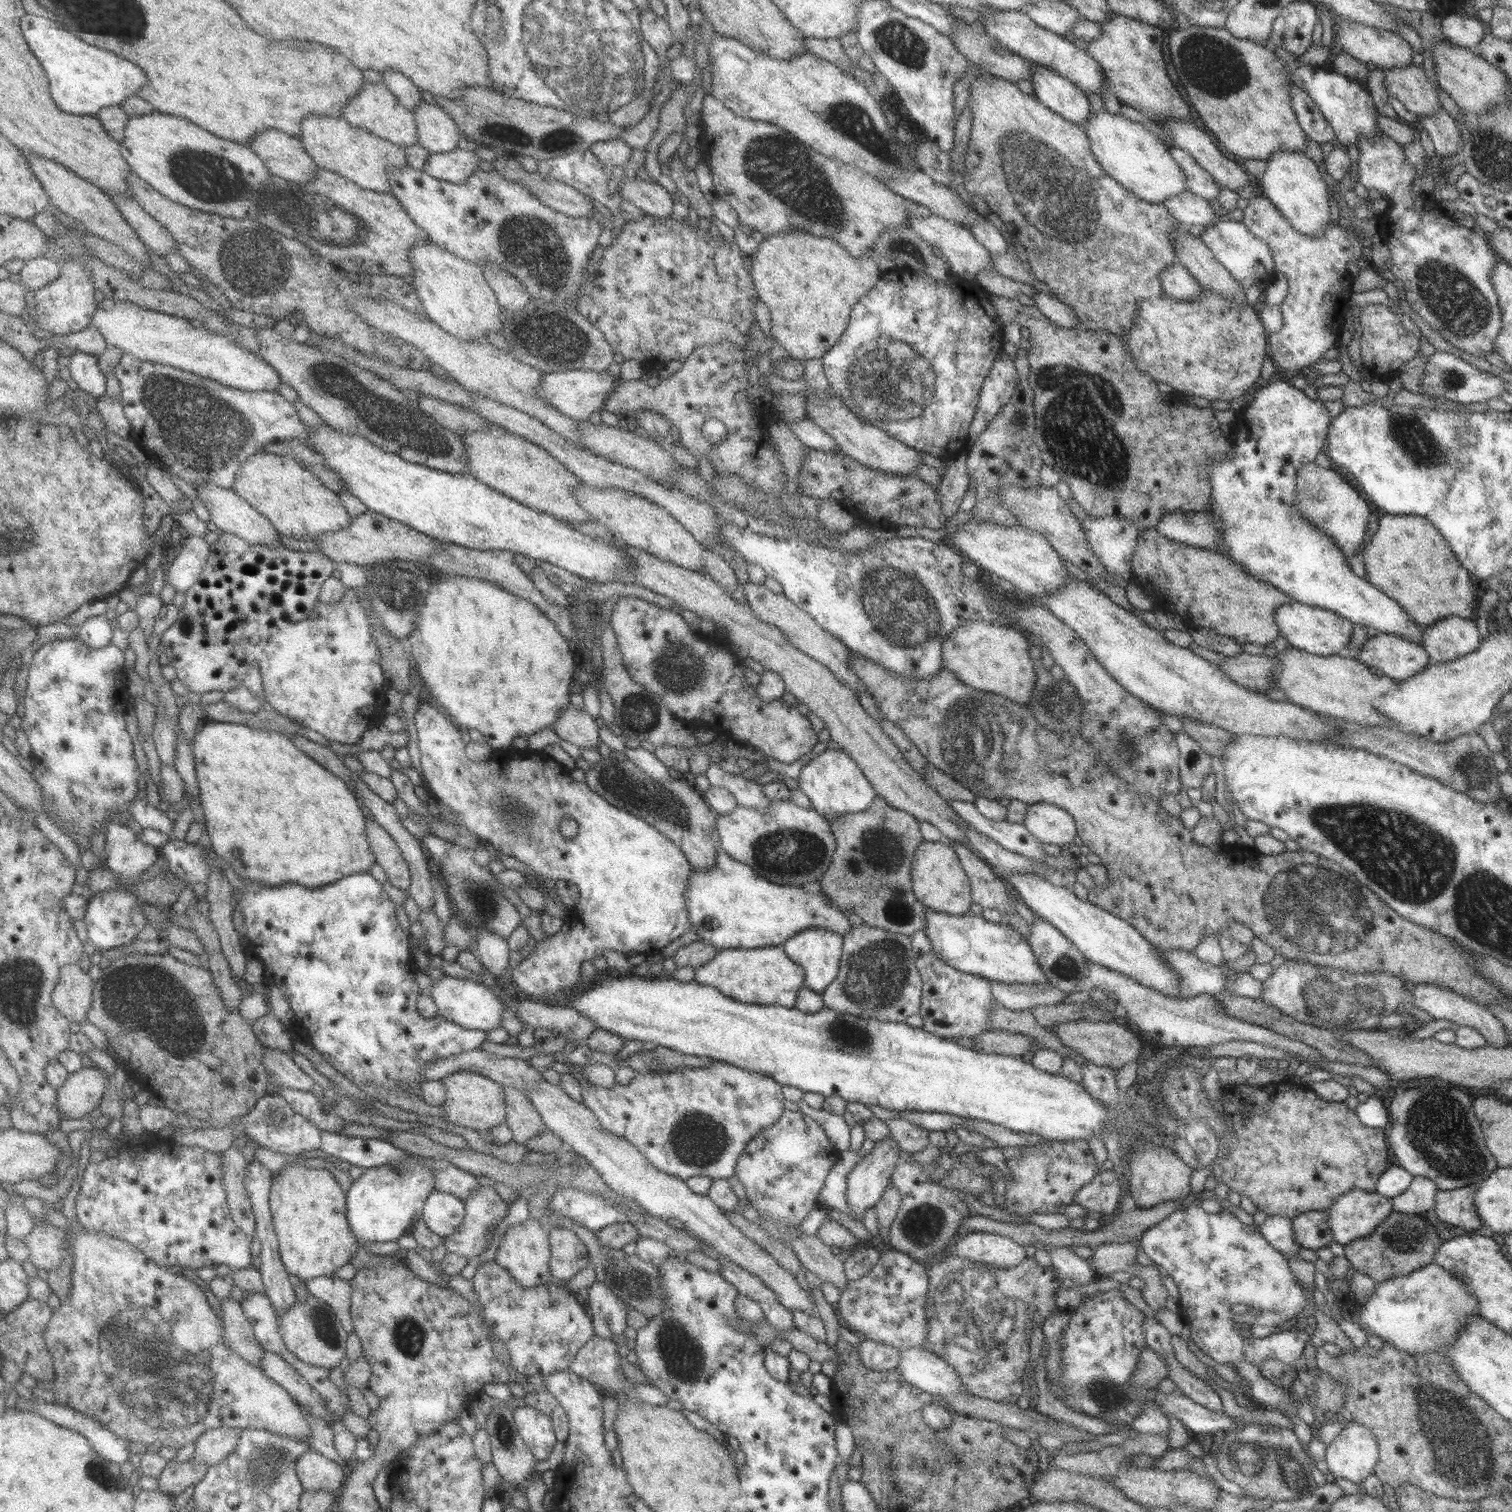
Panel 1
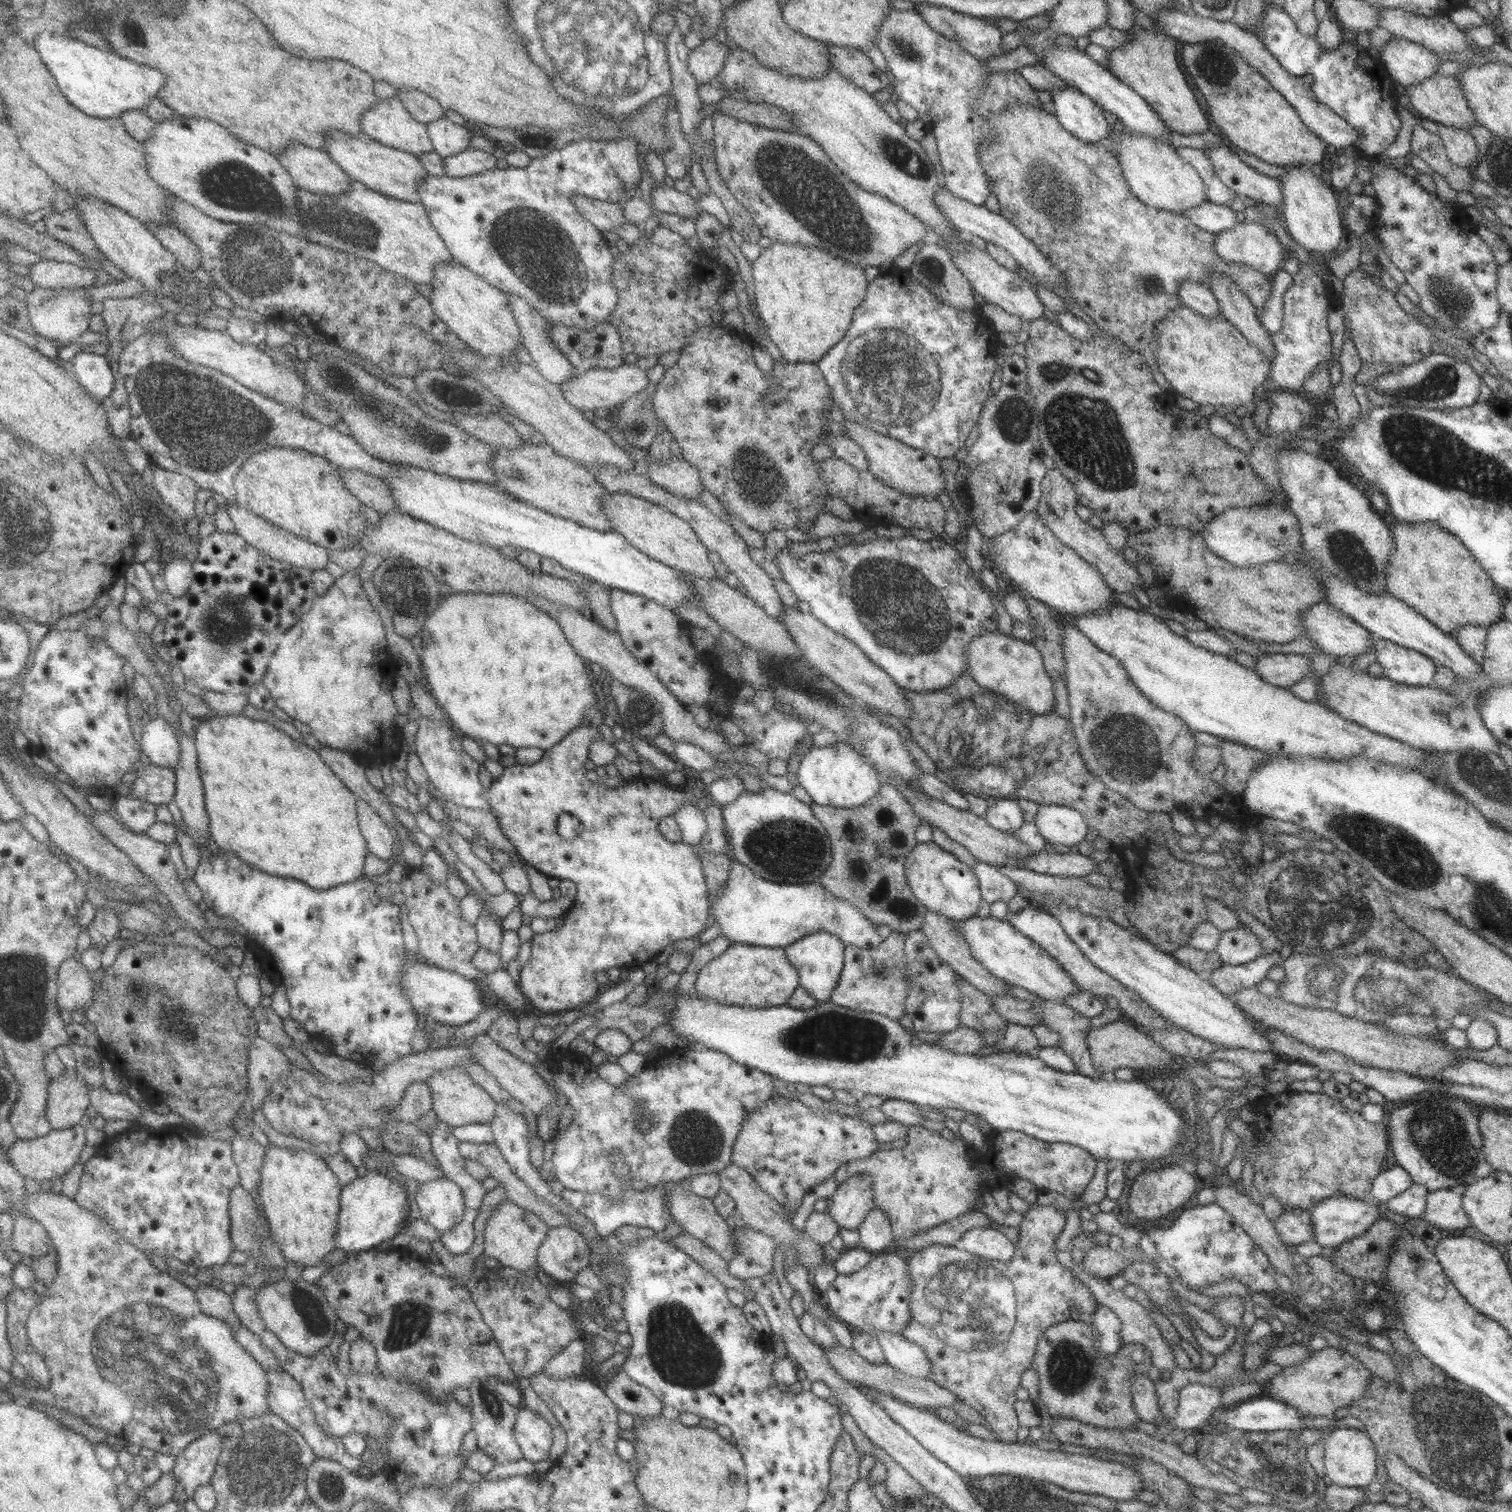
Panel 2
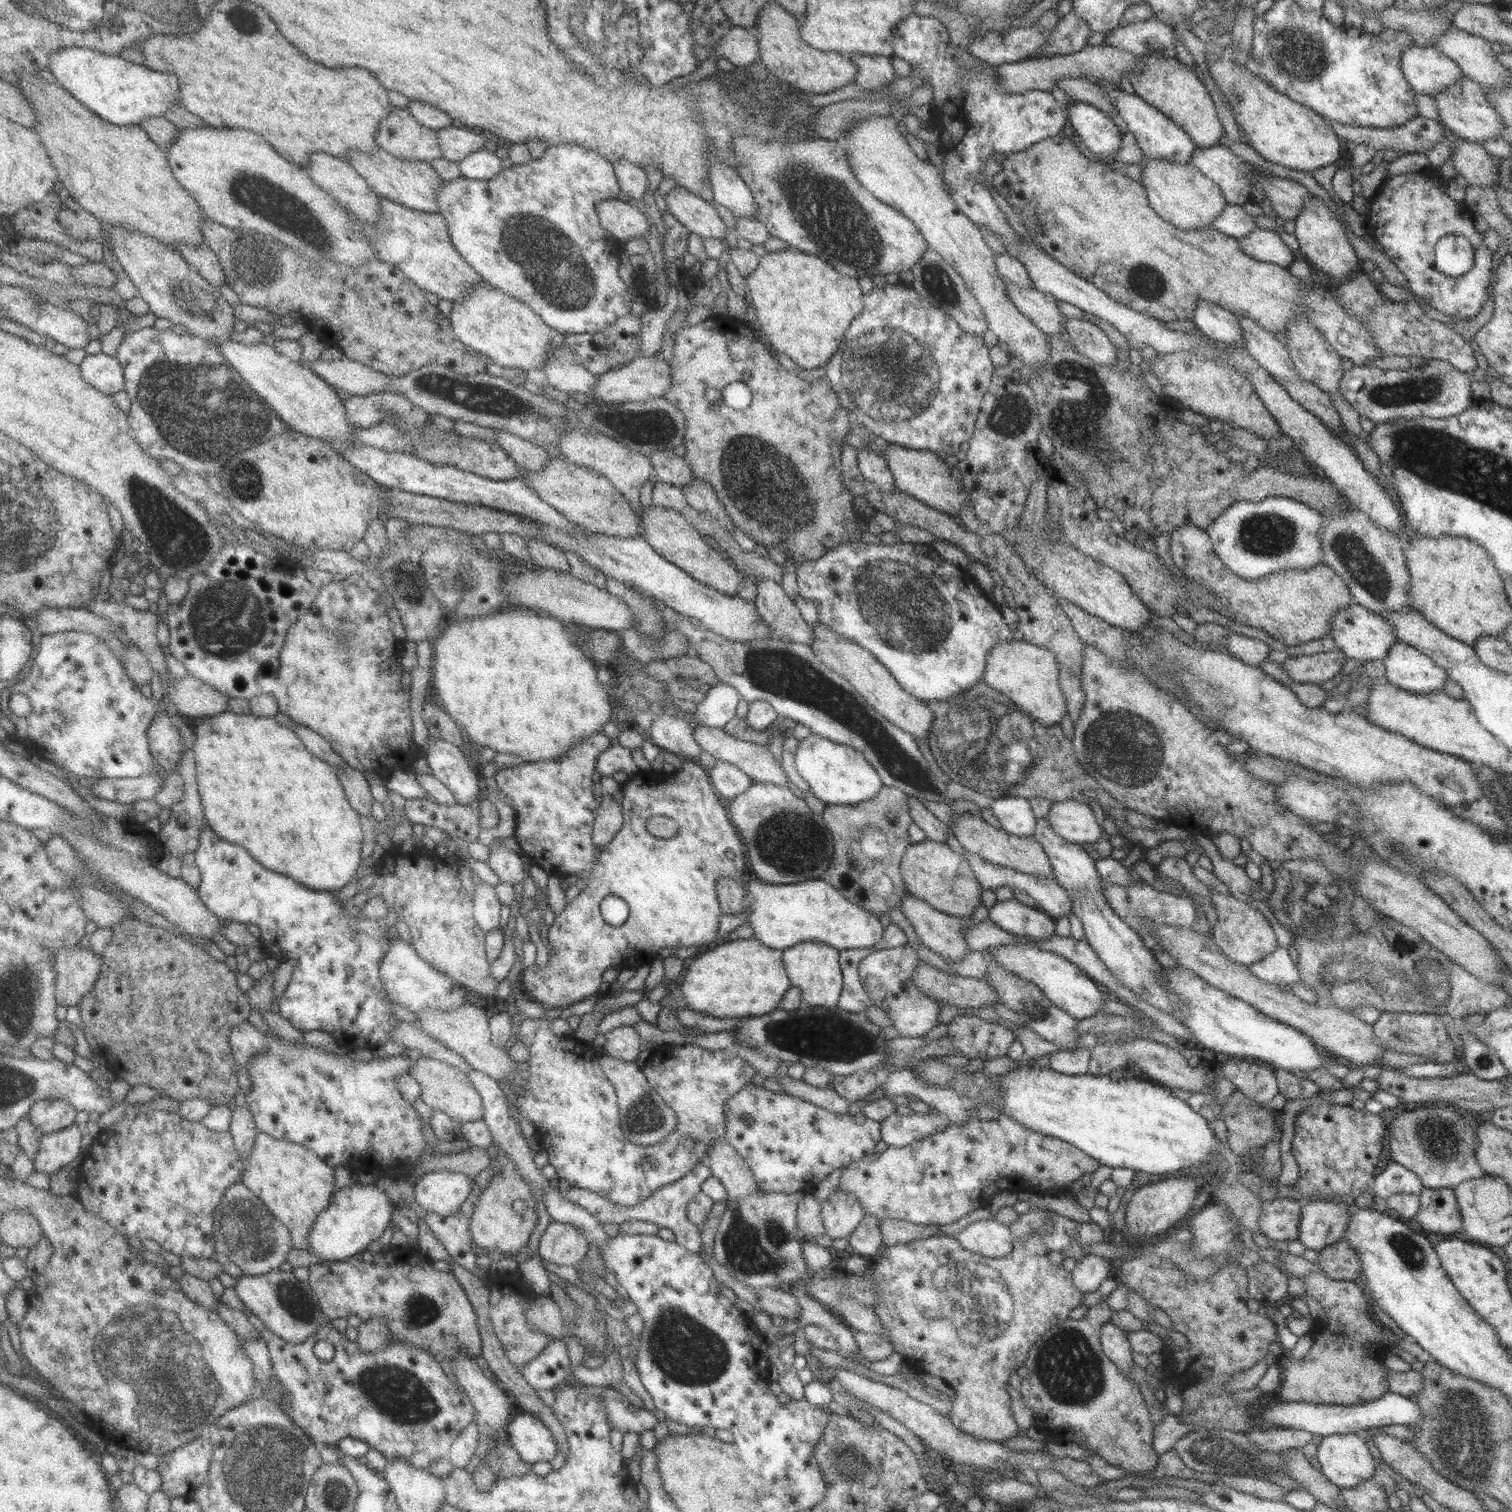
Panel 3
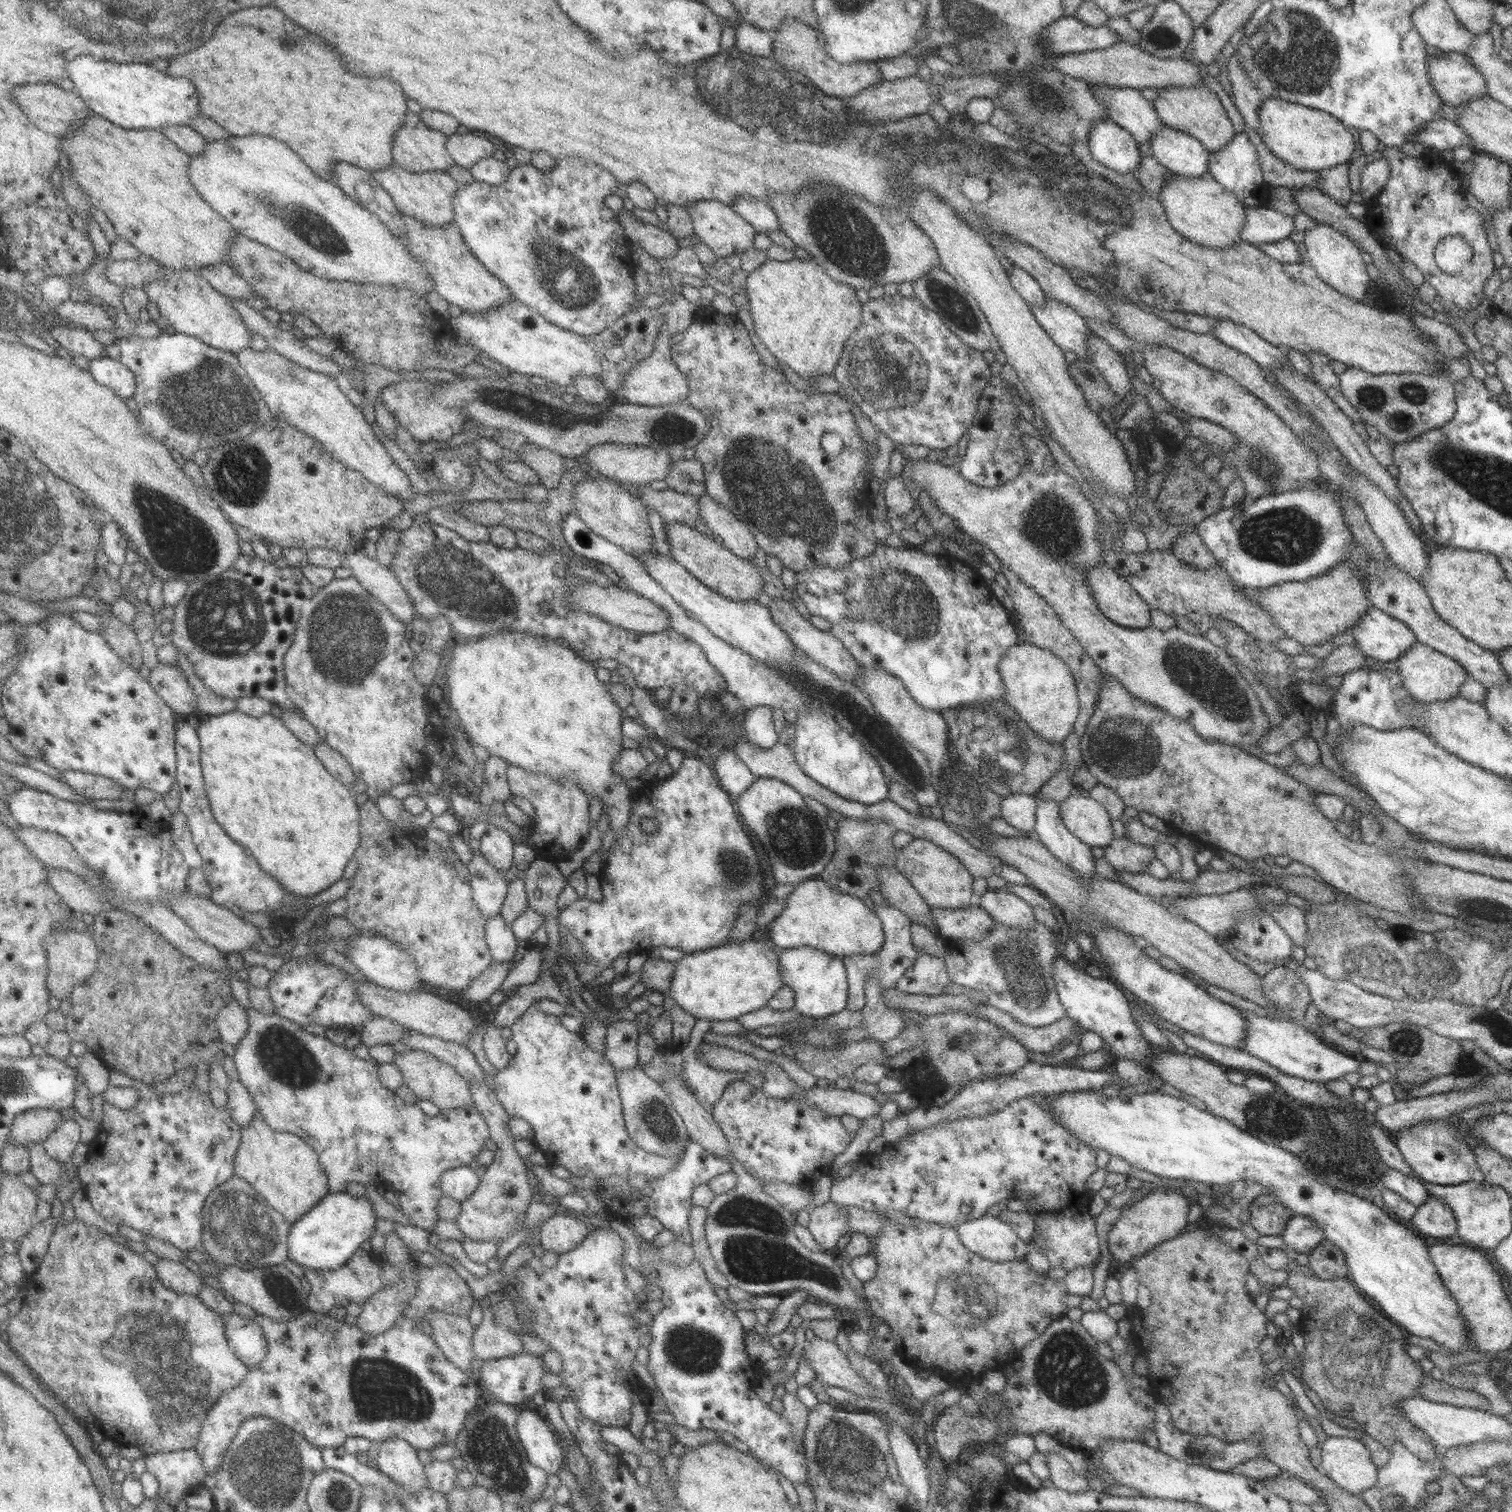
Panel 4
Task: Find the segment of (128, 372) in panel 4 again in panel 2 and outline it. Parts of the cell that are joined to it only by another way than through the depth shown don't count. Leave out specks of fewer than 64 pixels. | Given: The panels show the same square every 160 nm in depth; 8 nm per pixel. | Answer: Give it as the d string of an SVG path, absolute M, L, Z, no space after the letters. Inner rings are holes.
M89 348L77 354L71 365L79 381L98 400L104 401L116 388L117 378L110 360L106 356L94 354Z

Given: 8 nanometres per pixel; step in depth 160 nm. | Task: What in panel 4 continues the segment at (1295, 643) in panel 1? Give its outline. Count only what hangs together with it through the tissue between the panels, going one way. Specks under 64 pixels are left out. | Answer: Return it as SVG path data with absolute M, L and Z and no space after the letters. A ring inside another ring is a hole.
M1372 607L1358 619L1350 633L1365 656L1382 662L1396 660L1417 641L1406 623Z

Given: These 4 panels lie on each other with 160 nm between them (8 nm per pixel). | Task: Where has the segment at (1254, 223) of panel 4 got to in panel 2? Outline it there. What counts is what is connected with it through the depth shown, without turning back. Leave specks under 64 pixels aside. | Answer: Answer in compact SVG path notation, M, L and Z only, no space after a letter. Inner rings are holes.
M1210 201L1186 209L1184 215L1196 227L1214 234L1232 230L1237 224L1236 212L1230 206Z

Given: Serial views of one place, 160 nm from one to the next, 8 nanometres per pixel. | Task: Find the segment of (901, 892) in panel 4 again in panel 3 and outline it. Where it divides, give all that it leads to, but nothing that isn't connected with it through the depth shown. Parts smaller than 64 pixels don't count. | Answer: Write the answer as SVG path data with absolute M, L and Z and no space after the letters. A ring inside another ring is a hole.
M911 894L903 896L901 908L906 918L915 928L916 934L922 941L922 944L932 950L932 952L939 954L947 962L961 960L961 958L964 958L966 954L973 950L973 945L971 945L972 940L968 940L965 932L967 932L967 928L971 924L978 924L985 920L985 918L989 918L989 910L982 903L976 907L976 912L971 917L955 917L936 910L927 902L913 897Z

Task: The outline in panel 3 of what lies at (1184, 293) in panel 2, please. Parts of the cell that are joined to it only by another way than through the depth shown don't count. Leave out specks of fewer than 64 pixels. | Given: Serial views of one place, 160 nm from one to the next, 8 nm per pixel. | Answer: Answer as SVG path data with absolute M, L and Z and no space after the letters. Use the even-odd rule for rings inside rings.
M1198 301L1193 321L1200 332L1218 343L1244 343L1238 317L1215 302Z

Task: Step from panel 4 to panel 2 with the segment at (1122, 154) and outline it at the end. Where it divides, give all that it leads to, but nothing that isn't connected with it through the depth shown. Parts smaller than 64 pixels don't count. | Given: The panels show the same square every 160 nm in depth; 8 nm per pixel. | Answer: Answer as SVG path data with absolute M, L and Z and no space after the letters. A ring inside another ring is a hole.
M1073 87L1055 88L1050 91L1050 94L1055 106L1054 115L1058 117L1066 130L1069 130L1075 137L1089 143L1105 142L1112 127L1108 125L1101 106L1098 106L1089 96L1082 94L1077 88Z

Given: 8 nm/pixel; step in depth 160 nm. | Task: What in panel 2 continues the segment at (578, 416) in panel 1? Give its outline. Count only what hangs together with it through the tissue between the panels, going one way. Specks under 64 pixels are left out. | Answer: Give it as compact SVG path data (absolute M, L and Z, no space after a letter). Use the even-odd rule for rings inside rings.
M624 363L613 370L590 369L586 372L580 371L578 375L564 381L560 387L564 391L565 398L582 413L595 411L597 408L614 411L630 397L638 393L648 392L652 388L646 373L637 365Z

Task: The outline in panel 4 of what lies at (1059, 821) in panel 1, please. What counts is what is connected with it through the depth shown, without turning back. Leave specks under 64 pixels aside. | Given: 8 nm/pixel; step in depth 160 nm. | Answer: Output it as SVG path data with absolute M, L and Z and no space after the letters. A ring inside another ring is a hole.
M1070 796L1059 809L1066 829L1086 845L1105 848L1115 838L1108 811L1091 797Z

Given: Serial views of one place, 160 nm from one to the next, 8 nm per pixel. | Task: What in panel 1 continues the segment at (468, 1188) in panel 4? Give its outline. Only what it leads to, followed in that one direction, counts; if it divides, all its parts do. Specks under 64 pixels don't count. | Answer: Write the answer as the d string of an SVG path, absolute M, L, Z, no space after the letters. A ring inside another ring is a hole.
M436 1190L426 1204L423 1219L432 1231L448 1238L459 1232L467 1214L467 1204L462 1198Z

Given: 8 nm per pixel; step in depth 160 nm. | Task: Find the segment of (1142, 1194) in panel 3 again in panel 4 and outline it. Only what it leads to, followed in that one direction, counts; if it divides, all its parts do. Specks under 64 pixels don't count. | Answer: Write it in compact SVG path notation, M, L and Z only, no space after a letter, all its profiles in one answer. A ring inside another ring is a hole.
M1158 1188L1144 1196L1140 1202L1123 1210L1122 1216L1108 1234L1108 1250L1112 1260L1120 1264L1129 1264L1134 1258L1148 1254L1158 1244L1181 1235L1188 1226L1190 1200L1180 1194L1178 1188Z

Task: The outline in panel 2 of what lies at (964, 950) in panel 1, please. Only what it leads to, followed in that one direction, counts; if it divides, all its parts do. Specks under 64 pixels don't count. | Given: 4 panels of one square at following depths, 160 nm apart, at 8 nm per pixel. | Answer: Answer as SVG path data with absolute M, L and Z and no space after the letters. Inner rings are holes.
M974 915L958 921L957 929L968 943L971 955L984 965L989 974L1000 981L1025 988L1046 1001L1062 1002L1067 996L1081 991L1046 950L1025 934L1018 932L1008 921Z

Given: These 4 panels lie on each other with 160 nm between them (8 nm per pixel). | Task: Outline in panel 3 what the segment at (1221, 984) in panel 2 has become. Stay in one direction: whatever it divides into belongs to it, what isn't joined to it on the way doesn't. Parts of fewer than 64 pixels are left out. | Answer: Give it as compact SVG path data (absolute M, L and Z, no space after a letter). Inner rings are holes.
M1280 945L1273 953L1249 965L1249 969L1260 980L1274 985L1304 985L1296 962L1292 960L1288 950Z

